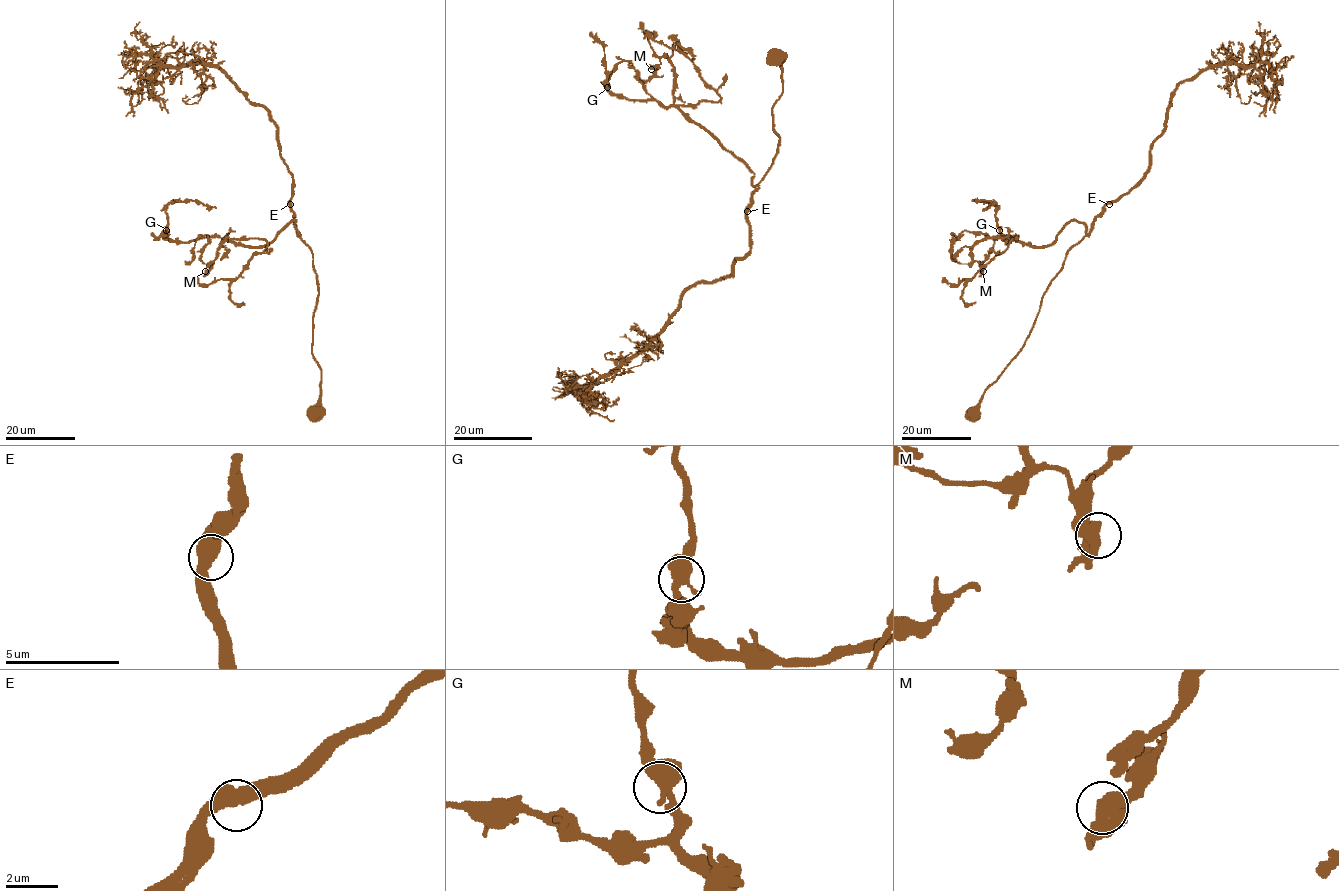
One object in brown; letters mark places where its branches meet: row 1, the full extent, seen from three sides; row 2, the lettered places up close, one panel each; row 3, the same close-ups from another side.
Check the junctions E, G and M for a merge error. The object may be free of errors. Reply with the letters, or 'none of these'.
none of these

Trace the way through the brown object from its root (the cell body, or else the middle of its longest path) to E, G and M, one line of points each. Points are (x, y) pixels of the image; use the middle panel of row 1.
E: (777, 58), (781, 66), (782, 94), (772, 107), (772, 129), (779, 137), (778, 151), (754, 191), (747, 212)
G: (777, 58), (779, 145), (759, 185), (676, 107), (607, 87)
M: (777, 58), (779, 145), (759, 185), (674, 103), (669, 59), (651, 69)

